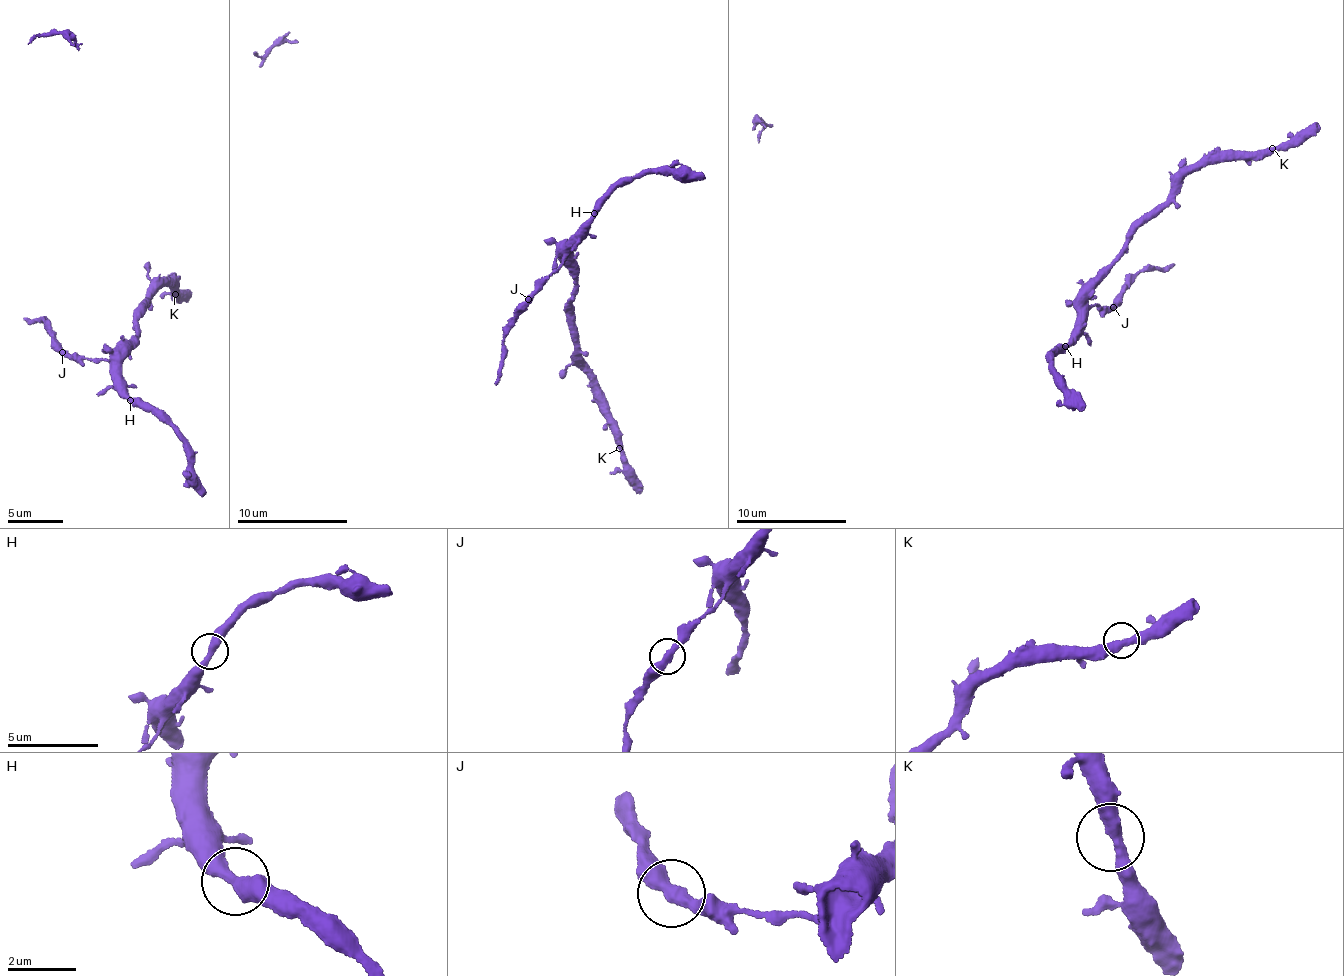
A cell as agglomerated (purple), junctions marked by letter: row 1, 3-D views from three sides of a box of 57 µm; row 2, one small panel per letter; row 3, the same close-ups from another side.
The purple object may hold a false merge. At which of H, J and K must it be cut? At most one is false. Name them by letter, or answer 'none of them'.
none of them

